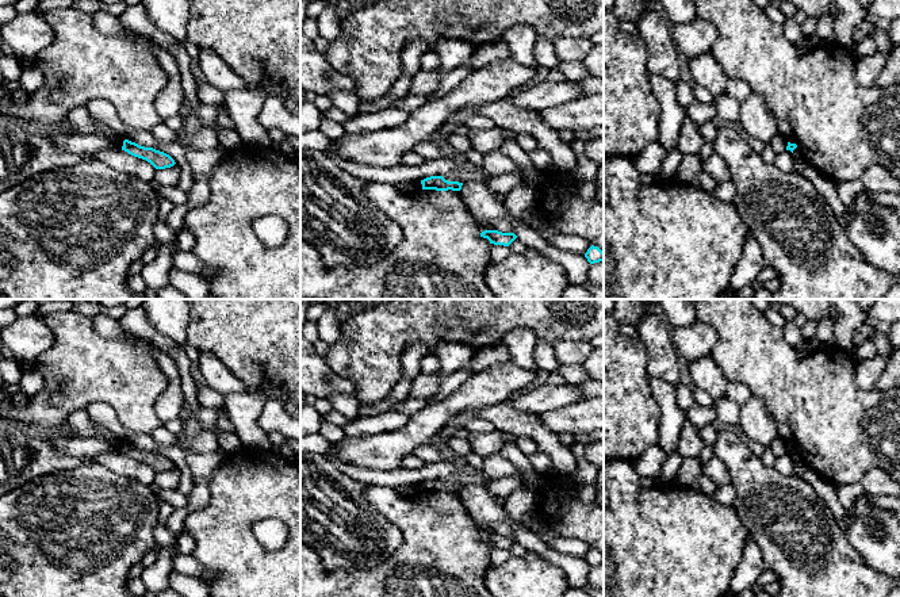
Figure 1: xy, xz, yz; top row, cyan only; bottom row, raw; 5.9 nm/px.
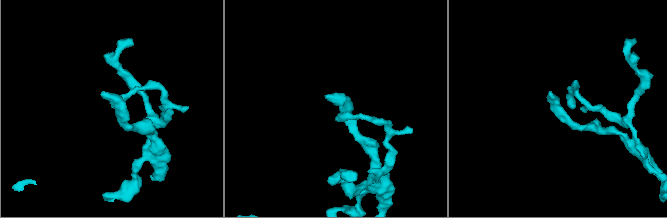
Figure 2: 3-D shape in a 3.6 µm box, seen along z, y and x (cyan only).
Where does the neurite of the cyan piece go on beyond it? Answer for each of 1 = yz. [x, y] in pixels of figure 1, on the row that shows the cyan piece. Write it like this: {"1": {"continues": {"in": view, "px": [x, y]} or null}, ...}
{"1": {"continues": null}}

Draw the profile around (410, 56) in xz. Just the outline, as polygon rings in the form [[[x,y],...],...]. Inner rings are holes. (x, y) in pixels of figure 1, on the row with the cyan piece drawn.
[[[415,39],[407,43],[401,51],[402,74],[414,76],[421,69],[421,57],[433,49],[437,49],[436,45],[426,39]]]

